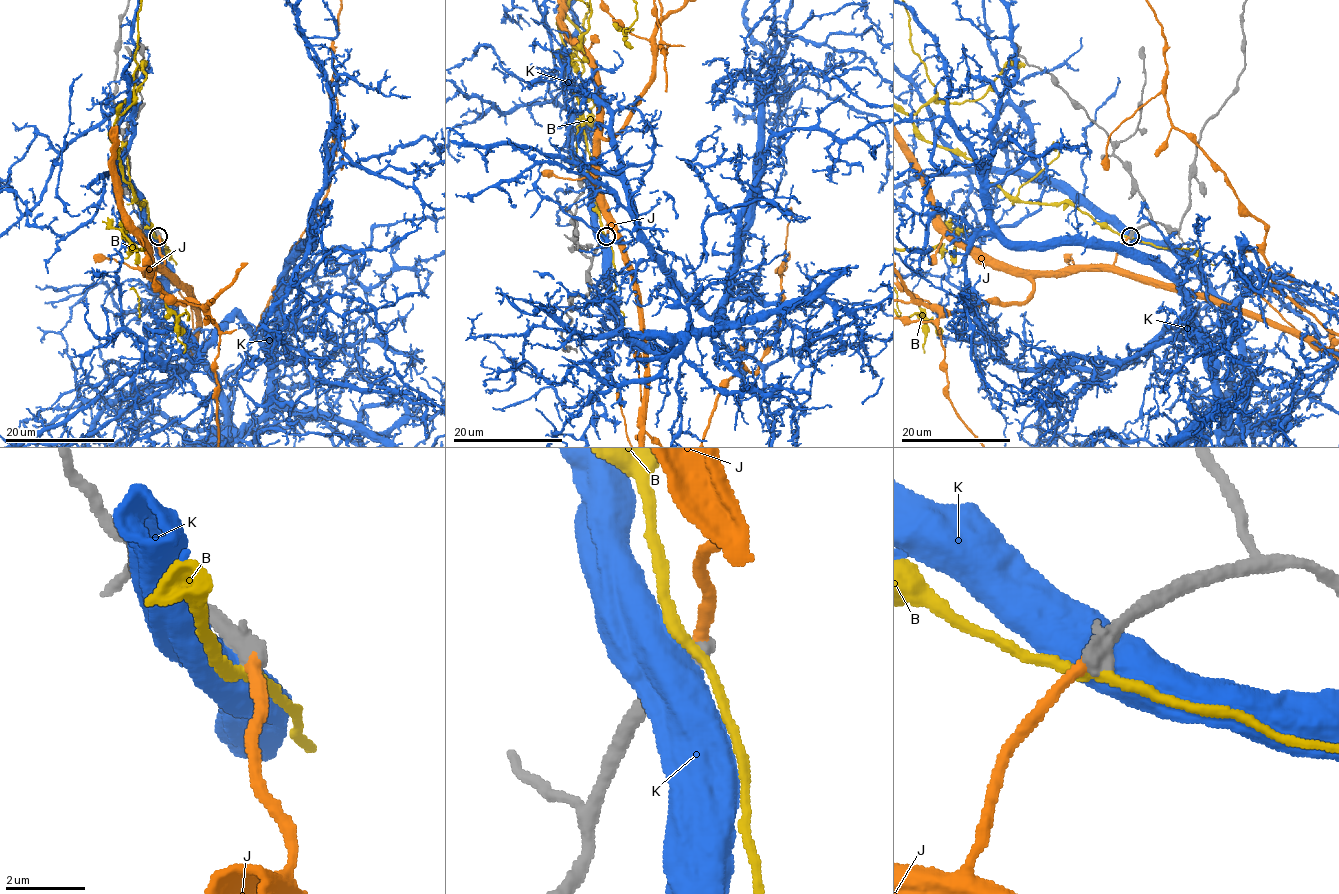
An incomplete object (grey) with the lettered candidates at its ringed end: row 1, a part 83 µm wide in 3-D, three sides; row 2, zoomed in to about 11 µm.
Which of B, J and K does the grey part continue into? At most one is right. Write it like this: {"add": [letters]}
{"add": ["J"]}

